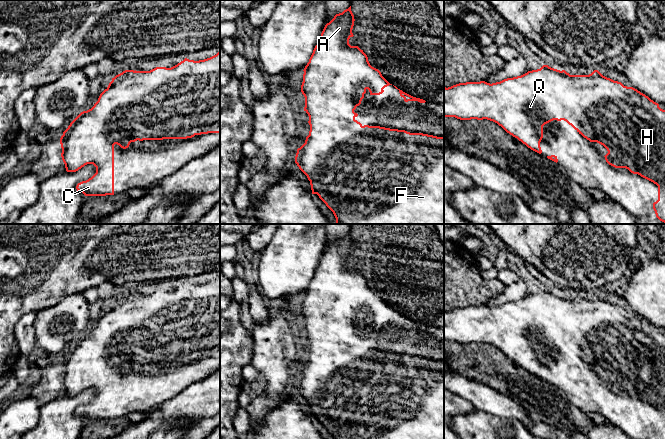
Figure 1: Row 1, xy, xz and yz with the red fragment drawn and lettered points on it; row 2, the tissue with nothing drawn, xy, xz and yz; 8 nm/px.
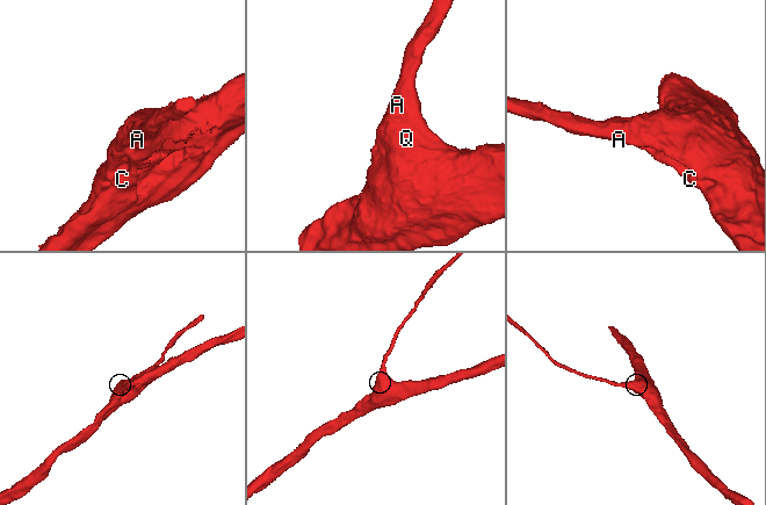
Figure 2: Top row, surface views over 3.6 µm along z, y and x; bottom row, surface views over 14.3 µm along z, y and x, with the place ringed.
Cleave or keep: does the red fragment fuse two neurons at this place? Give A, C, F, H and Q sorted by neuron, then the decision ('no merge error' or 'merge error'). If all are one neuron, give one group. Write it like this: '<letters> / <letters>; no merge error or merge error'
A C F H Q; no merge error

